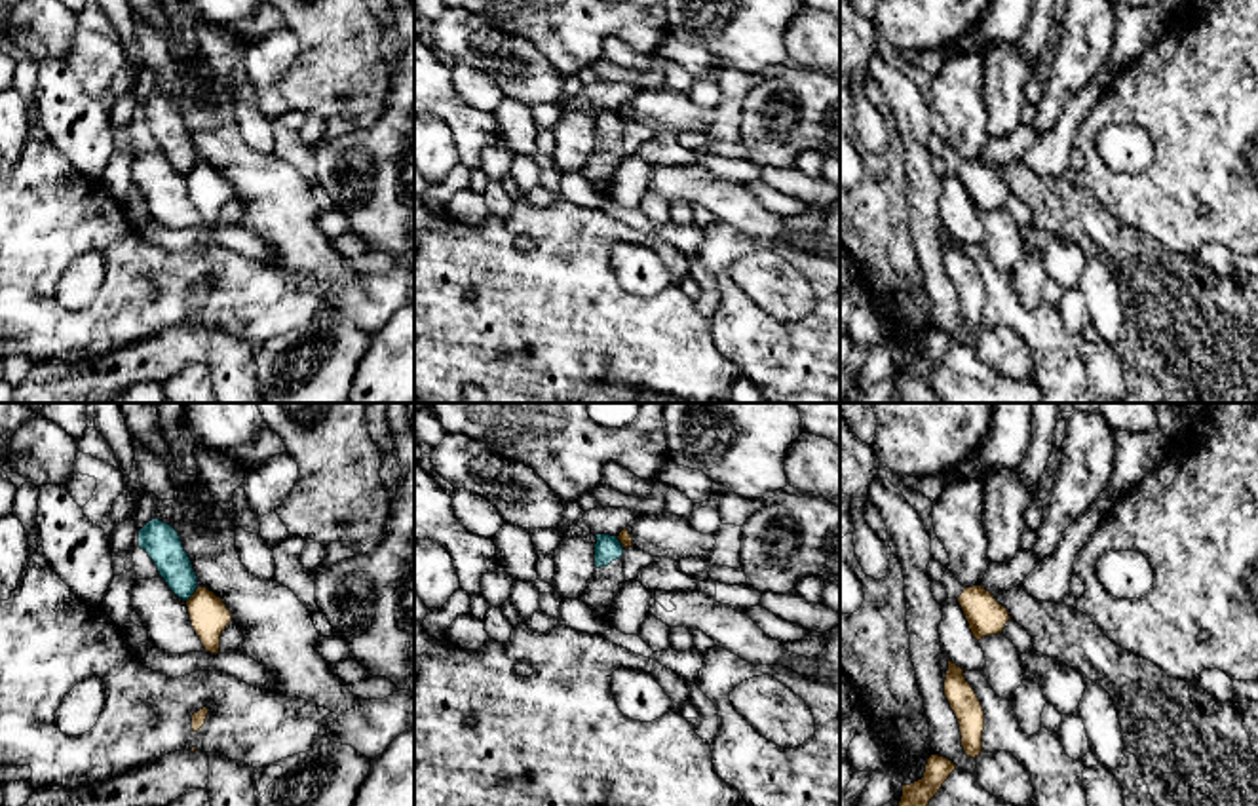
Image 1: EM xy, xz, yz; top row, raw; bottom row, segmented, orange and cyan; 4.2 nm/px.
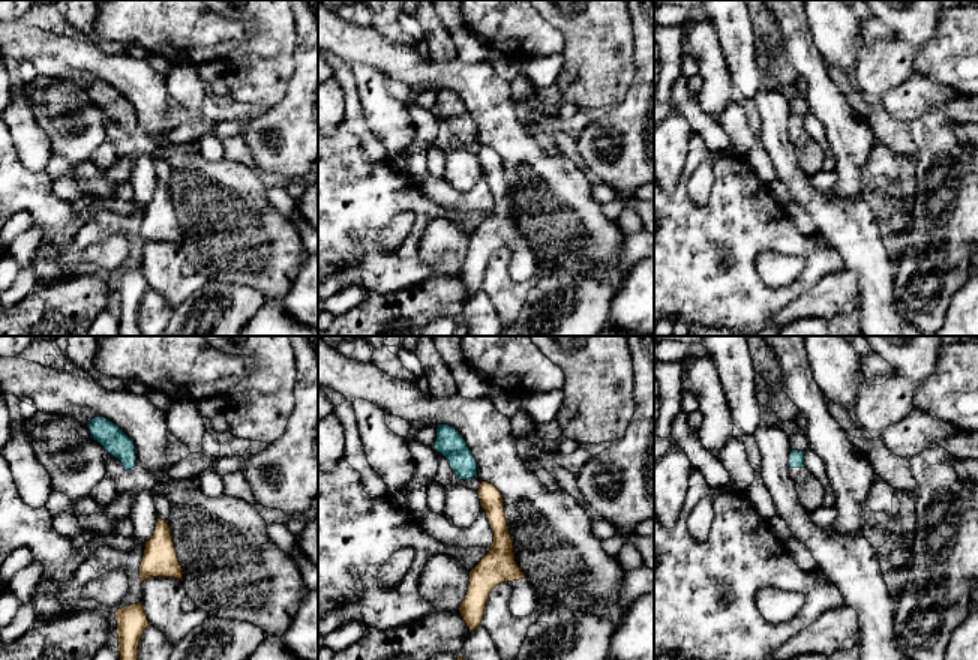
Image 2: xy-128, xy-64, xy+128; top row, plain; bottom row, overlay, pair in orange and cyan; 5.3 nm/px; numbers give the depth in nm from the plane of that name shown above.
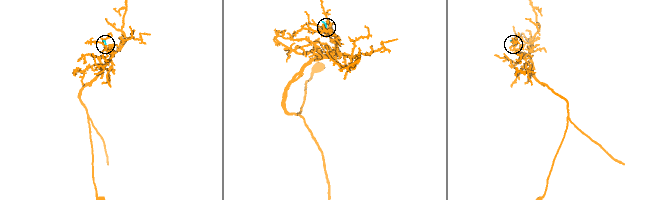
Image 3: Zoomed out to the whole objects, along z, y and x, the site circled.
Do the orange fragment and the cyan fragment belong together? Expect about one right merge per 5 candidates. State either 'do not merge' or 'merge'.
do not merge

